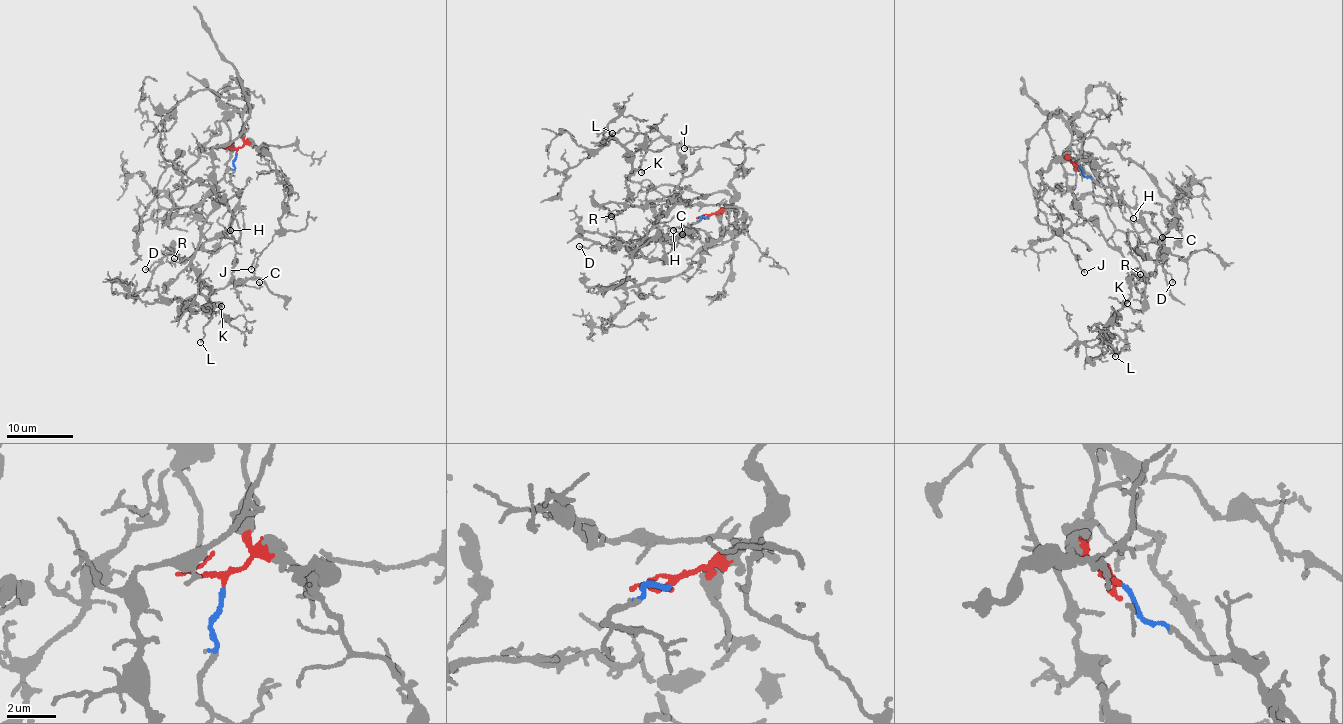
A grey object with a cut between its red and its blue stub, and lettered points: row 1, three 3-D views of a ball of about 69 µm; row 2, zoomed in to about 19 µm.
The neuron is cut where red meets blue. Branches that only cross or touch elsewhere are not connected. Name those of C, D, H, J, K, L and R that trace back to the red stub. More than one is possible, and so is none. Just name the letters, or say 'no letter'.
J, K, L, R

